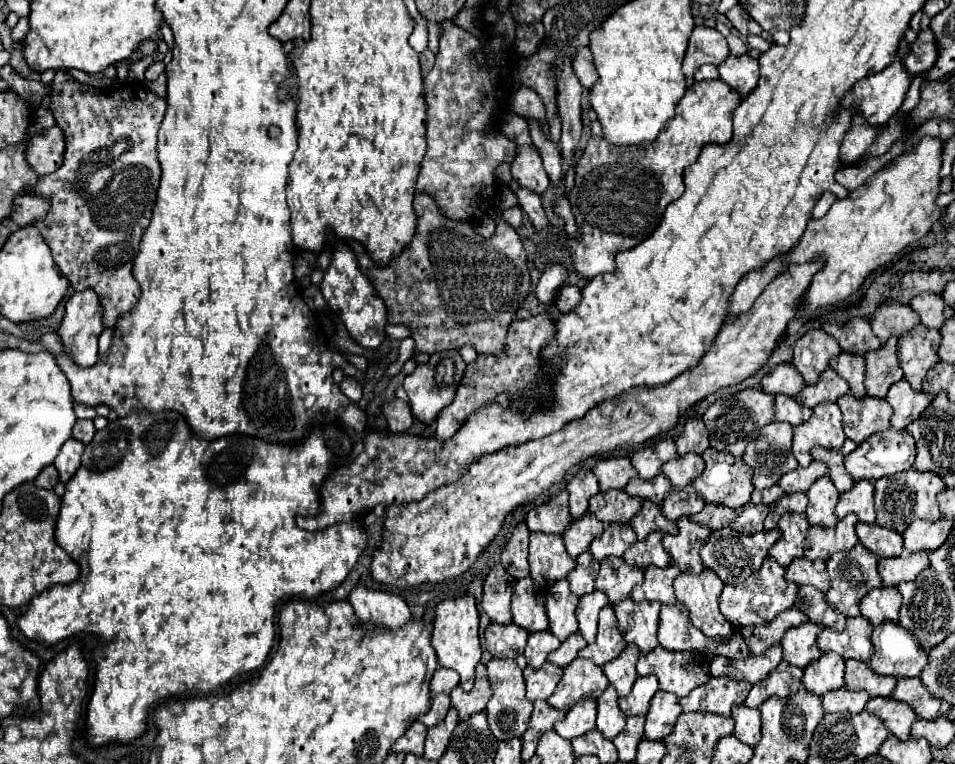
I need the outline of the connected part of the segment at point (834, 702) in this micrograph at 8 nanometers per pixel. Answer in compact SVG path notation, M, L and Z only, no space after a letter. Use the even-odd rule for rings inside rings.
M830 690L822 696L824 700L824 710L826 712L850 712L850 714L860 714L868 702L868 694L864 692L856 692L856 690Z

